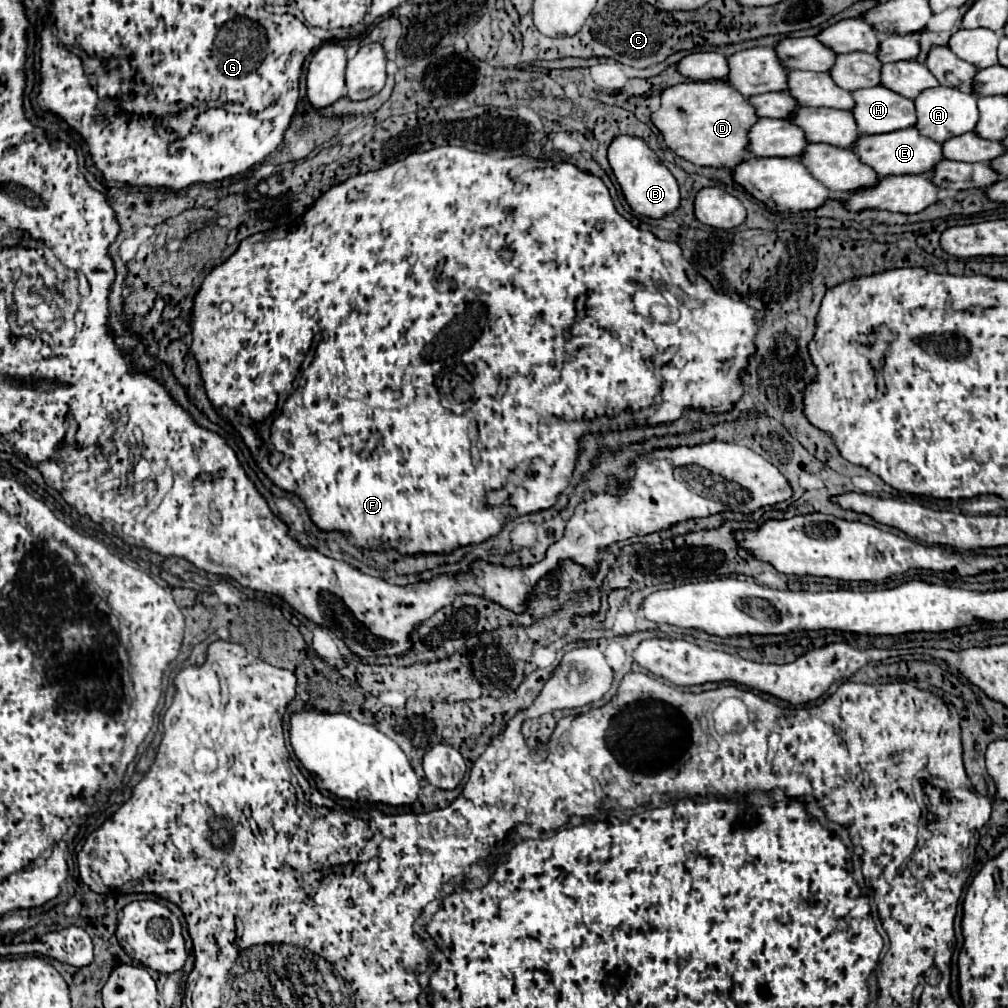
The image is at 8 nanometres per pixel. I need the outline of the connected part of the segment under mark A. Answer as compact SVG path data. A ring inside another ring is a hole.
M938 86L938 88L926 90L926 92L922 92L922 96L918 96L918 100L914 100L914 104L916 104L916 112L918 112L916 128L922 132L922 136L928 136L938 142L946 142L954 136L972 132L980 118L980 112L976 106L976 96L966 96L964 92L958 92L958 88Z

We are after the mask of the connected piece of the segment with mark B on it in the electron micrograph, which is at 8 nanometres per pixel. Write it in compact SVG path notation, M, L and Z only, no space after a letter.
M616 136L608 148L608 162L622 188L622 194L636 214L648 218L662 218L680 206L680 190L676 178L658 160L656 152L638 136Z

